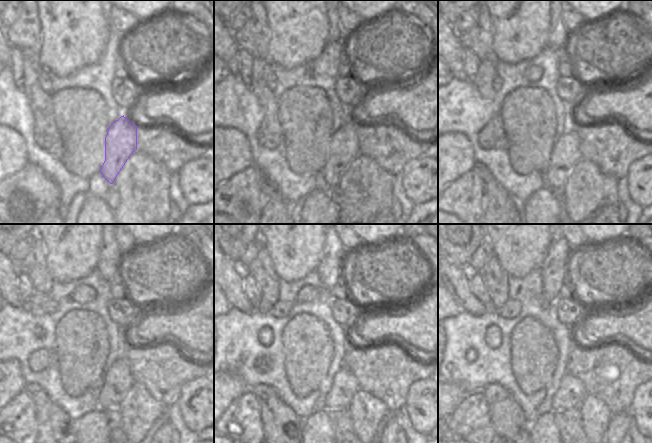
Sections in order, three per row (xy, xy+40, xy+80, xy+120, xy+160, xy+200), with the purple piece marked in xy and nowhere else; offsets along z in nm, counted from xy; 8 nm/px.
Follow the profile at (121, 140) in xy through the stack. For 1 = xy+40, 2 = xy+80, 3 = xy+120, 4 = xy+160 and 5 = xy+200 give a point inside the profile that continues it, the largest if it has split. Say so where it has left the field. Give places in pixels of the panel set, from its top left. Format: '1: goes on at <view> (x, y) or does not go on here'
1: goes on at xy+40 (344, 146)
2: goes on at xy+80 (566, 154)
3: goes on at xy+120 (118, 380)
4: goes on at xy+160 (345, 385)
5: goes on at xy+200 (571, 391)

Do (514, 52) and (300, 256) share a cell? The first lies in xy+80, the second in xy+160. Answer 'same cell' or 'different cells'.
same cell

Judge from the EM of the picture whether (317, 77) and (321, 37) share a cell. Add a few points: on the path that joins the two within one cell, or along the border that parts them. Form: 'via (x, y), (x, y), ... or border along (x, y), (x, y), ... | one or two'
border along (329, 42), (317, 57), (298, 66) | two

